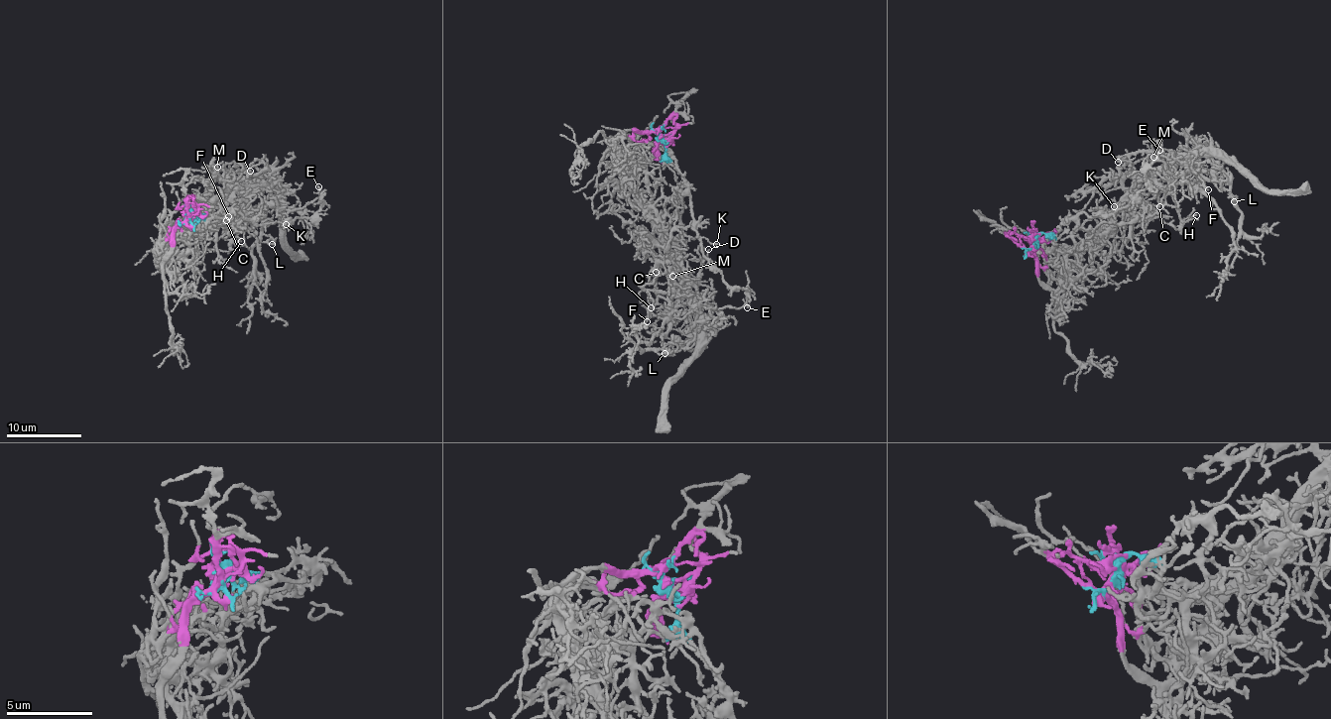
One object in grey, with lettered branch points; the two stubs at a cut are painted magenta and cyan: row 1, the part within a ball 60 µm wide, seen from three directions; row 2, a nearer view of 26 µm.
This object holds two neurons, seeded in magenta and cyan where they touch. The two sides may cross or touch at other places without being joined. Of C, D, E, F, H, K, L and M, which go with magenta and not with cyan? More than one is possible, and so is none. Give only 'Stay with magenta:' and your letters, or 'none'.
Stay with magenta: C, D, F, H, L, M

